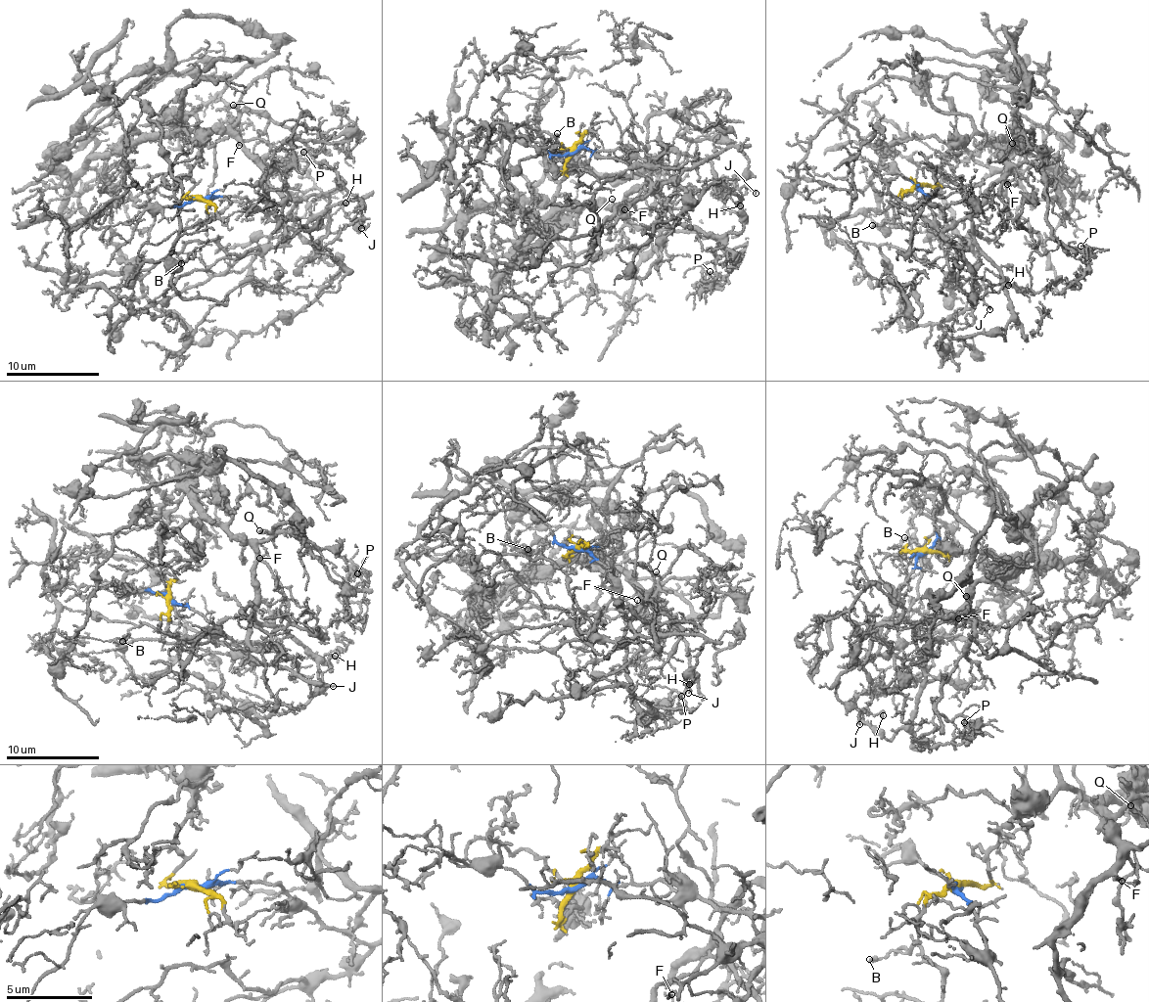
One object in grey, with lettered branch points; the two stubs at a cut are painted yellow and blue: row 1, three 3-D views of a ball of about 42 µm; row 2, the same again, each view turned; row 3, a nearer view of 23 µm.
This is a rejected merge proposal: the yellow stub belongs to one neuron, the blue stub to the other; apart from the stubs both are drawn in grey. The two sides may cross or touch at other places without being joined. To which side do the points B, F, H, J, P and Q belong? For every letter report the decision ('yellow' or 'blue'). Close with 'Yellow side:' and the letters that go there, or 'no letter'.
B: blue
F: yellow
H: blue
J: blue
P: yellow
Q: yellow
Yellow side: F, P, Q

